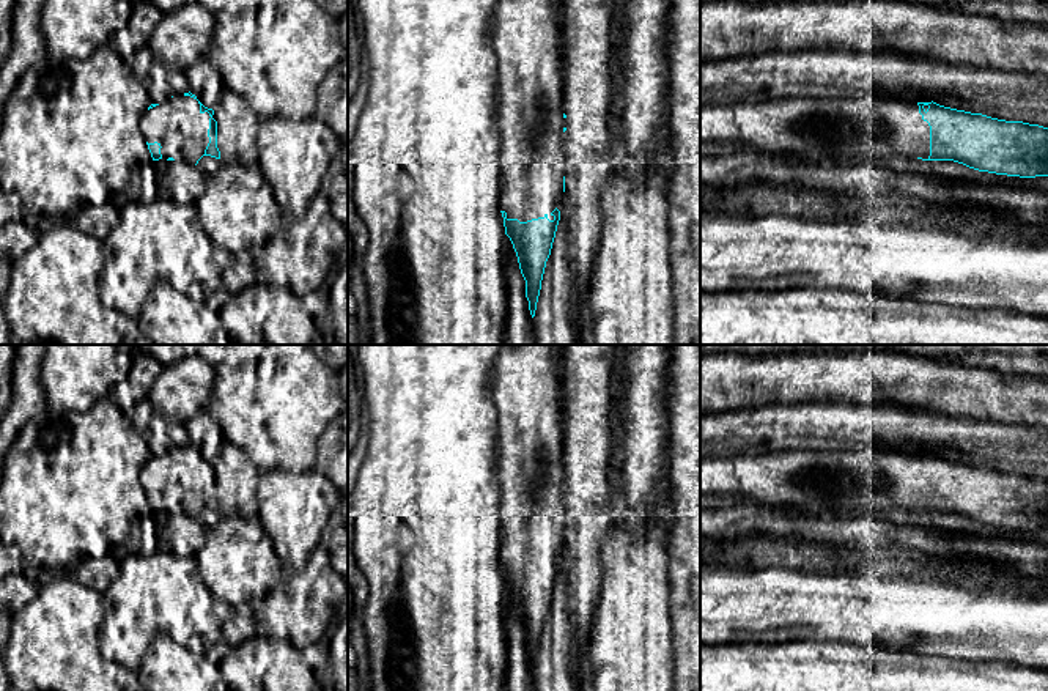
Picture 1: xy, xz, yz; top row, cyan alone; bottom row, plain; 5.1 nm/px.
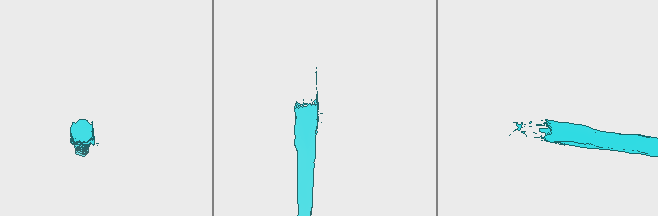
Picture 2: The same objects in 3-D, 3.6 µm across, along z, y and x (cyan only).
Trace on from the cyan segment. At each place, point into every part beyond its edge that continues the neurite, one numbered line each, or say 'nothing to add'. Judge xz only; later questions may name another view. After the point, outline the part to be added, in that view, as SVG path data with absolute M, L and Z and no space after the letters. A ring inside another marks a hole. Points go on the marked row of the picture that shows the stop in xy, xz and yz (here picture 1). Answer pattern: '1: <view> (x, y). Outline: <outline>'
1: xz (531, 120). Outline: M499 0L496 5L496 19L494 19L494 50L497 55L497 74L499 74L499 107L497 107L497 123L500 132L500 170L502 170L502 186L500 186L500 211L507 212L507 219L518 219L519 222L527 222L538 217L548 217L554 220L551 214L560 200L563 190L563 176L565 176L565 118L562 109L562 57L559 49L560 27L557 24L557 0Z

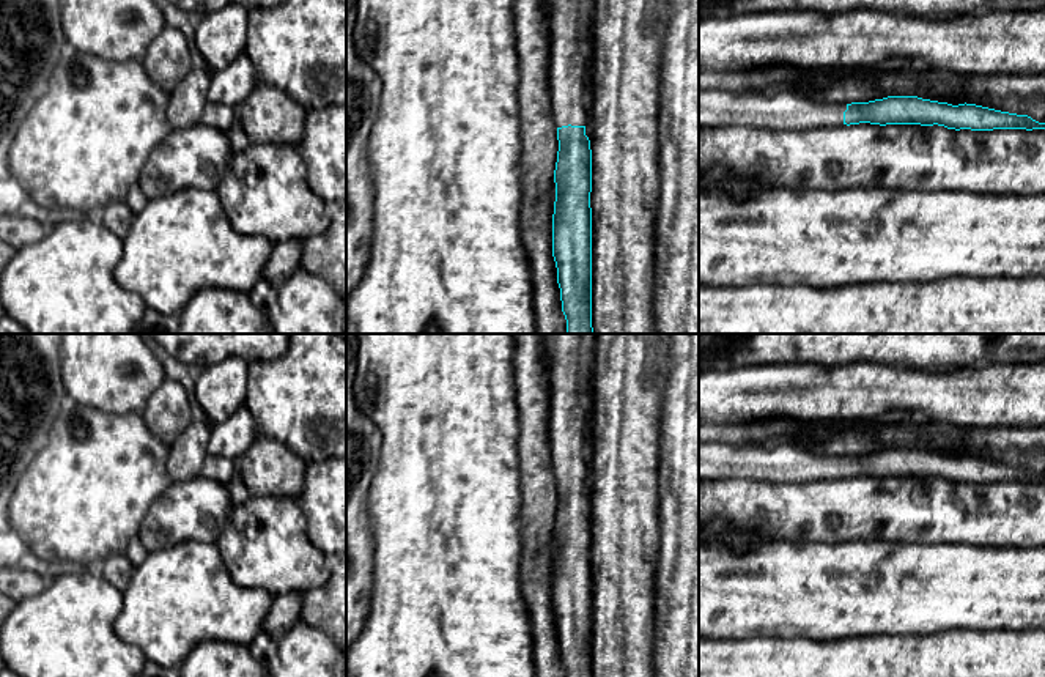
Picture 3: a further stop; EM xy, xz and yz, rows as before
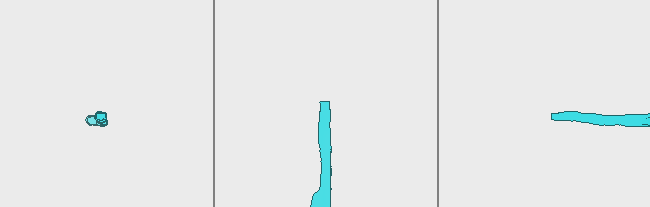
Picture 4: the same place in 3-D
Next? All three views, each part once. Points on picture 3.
1: xz (568, 19). Outline: M548 0L551 31L551 109L557 128L585 126L589 102L581 38L590 22L585 0Z

